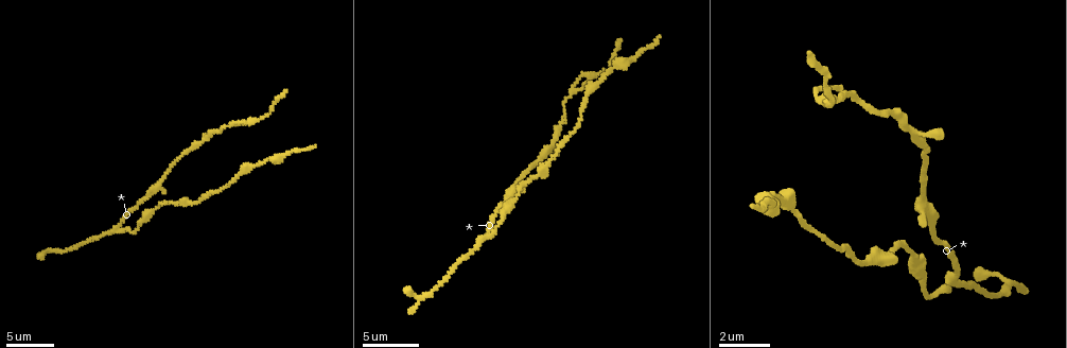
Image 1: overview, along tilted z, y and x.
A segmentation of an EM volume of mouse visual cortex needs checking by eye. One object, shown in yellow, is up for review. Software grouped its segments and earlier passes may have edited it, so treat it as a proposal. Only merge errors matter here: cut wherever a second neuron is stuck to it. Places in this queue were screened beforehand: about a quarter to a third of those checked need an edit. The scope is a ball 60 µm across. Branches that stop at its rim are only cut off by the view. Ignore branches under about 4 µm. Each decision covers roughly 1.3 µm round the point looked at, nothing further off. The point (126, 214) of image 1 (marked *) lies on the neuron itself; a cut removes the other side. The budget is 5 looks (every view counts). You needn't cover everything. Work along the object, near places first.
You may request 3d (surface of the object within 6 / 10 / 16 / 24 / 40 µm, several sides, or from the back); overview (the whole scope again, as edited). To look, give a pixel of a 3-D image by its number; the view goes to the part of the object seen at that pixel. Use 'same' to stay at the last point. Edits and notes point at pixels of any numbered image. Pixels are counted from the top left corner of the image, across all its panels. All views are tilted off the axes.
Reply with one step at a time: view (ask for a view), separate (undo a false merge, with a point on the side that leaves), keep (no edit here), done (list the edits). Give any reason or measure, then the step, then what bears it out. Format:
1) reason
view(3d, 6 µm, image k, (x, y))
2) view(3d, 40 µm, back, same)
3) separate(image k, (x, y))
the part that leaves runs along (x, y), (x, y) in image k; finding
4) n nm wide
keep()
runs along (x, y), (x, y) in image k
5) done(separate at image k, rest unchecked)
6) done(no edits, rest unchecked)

side arm on a straight run
view(3d, 10 µm, image 1, (488, 238))

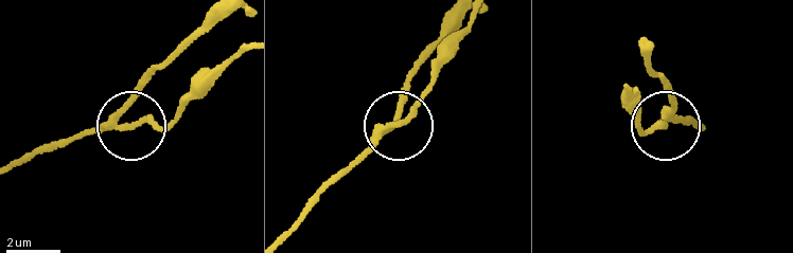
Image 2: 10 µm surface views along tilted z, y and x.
side arm 11 µm
keep()
runs along (402, 96), (397, 126), (372, 137), (351, 170) in image 2; one neuron here

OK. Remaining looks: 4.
thick turns thin
view(3d, 10 µm, image 1, (865, 264))

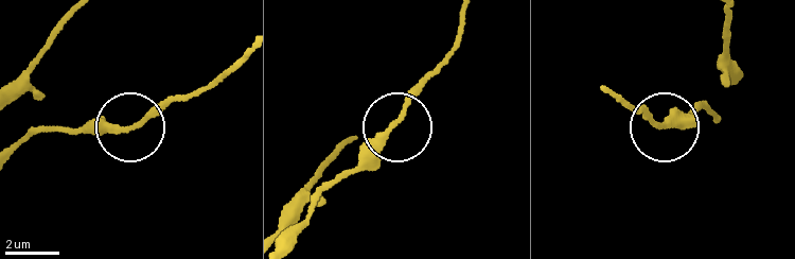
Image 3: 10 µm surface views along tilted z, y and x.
separate(image 3, (165, 101))
the part that leaves runs along (143, 121), (209, 86), (242, 56) in image 3; a second neuron is stuck on

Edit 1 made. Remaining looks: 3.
side arm on a straight run
view(3d, 10 µm, image 1, (202, 141))

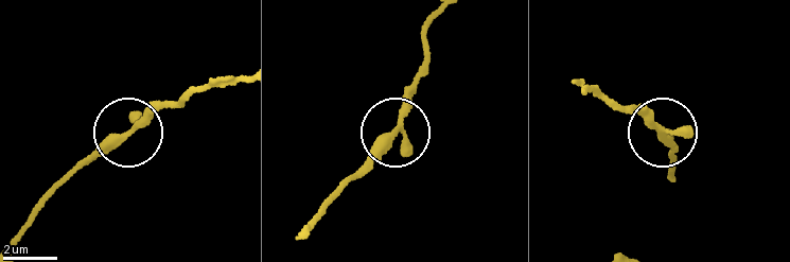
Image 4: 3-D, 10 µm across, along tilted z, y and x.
210 nm wide
separate(image 4, (164, 105))
the part that leaves runs along (141, 119), (192, 91), (243, 77) in image 4; two neurons meet here

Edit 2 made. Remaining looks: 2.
done(separate at image 3, separate at image 4, rest unchecked)

